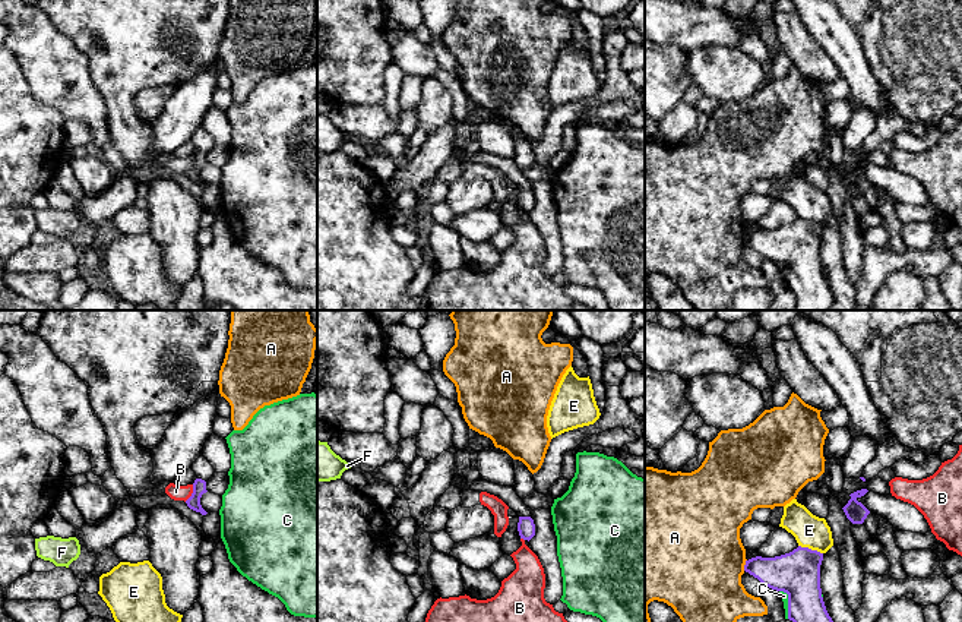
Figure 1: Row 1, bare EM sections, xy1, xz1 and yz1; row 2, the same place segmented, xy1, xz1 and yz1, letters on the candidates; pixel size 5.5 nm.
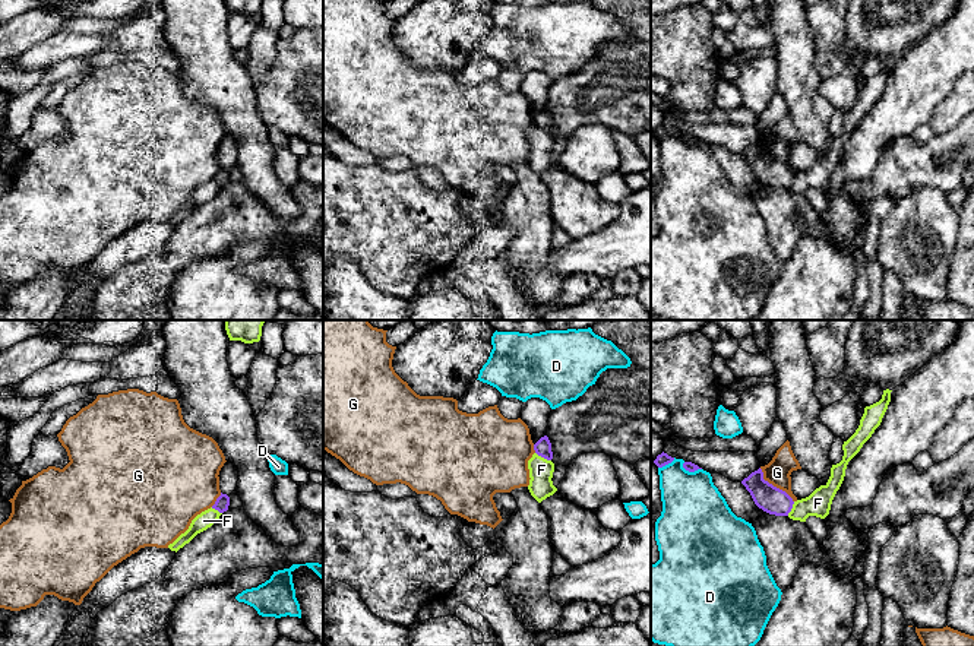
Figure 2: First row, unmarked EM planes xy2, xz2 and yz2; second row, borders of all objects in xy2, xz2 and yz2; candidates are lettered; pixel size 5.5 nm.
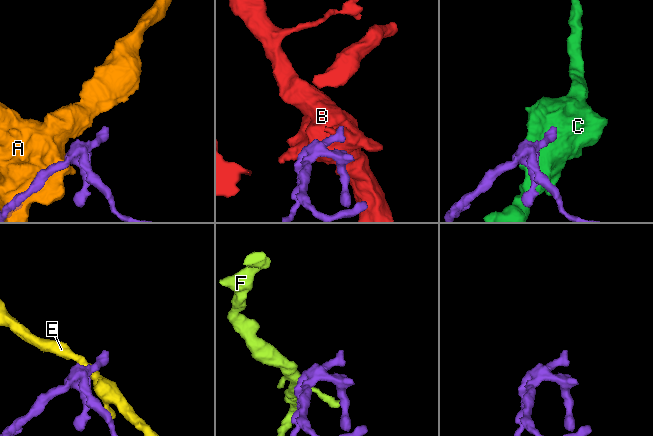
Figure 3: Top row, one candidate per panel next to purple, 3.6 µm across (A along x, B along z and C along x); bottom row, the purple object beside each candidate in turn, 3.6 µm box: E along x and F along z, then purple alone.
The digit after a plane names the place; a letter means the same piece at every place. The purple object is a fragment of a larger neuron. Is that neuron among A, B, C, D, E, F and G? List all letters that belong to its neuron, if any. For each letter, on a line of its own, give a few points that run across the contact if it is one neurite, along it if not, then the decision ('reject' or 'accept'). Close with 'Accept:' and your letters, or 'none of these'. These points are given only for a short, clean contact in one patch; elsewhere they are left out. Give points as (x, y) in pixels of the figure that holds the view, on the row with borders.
A: reject
B: xy1 (193, 485), (193, 492), (184, 501) | reject
C: reject
D: yz2 (682, 464), (689, 471), (701, 469) | reject
E: yz1 (798, 545), (822, 553) | reject
F: xz2 (535, 452), (550, 461) | reject
G: yz2 (759, 468), (764, 478), (781, 488), (793, 502) | reject
Accept: none of these

